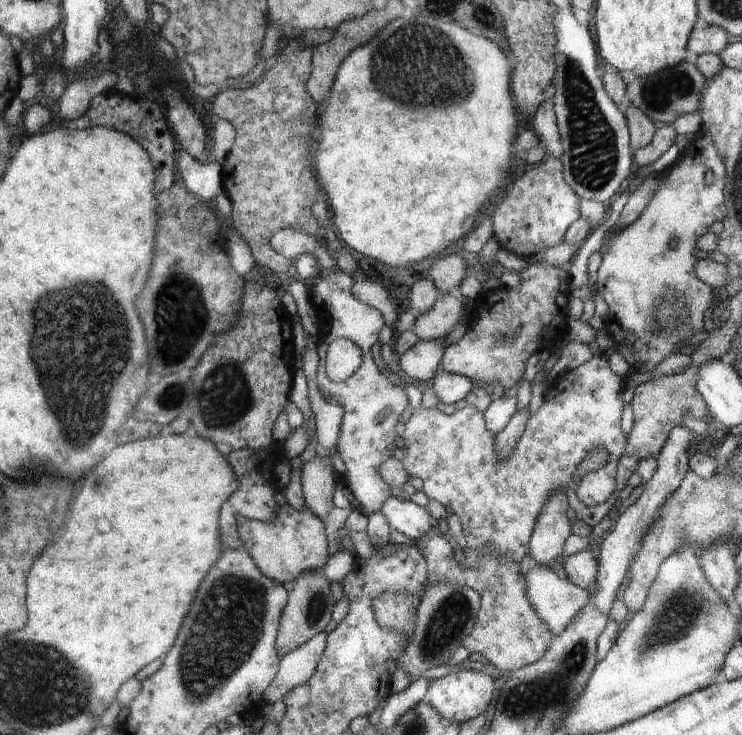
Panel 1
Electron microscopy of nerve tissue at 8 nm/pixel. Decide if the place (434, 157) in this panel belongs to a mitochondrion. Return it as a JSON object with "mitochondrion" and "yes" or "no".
{"mitochondrion":"no"}

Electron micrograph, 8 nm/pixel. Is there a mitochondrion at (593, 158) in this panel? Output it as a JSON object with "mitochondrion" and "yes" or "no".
{"mitochondrion":"yes"}

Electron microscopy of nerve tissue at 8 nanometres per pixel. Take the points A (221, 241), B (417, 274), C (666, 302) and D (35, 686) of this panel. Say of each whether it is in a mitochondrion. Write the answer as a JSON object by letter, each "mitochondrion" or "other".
{"A":"other","B":"other","C":"mitochondrion","D":"mitochondrion"}

